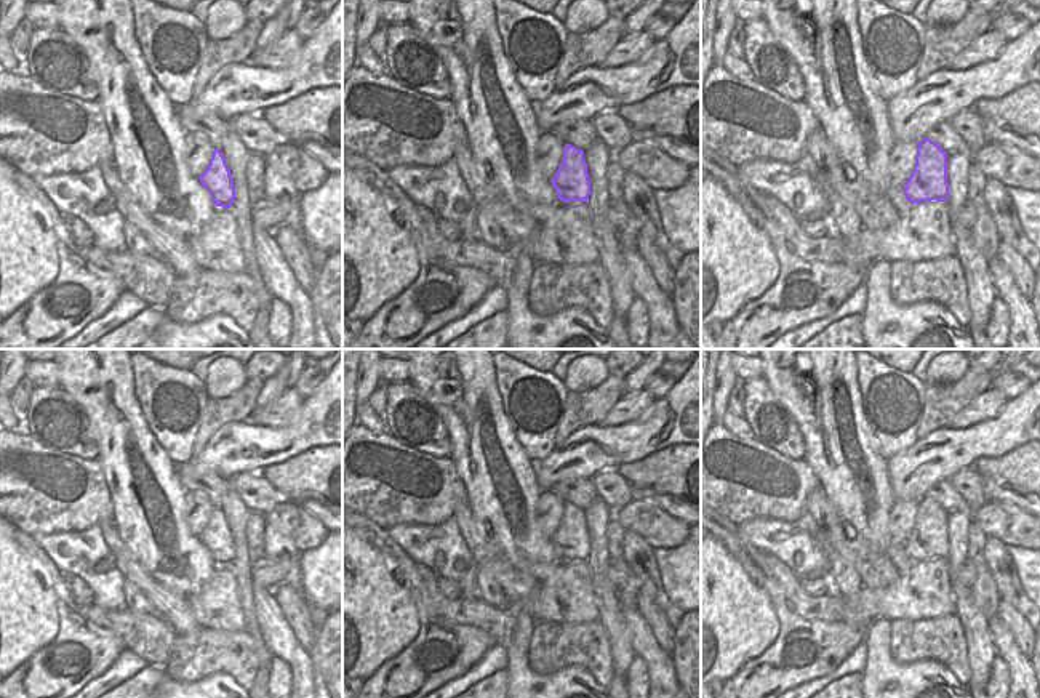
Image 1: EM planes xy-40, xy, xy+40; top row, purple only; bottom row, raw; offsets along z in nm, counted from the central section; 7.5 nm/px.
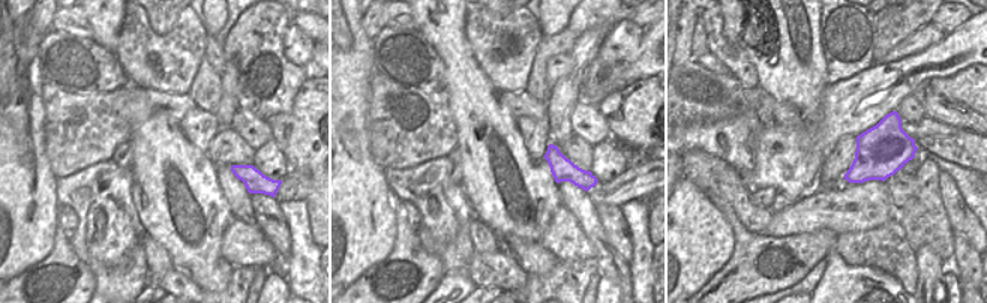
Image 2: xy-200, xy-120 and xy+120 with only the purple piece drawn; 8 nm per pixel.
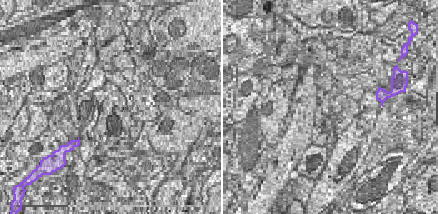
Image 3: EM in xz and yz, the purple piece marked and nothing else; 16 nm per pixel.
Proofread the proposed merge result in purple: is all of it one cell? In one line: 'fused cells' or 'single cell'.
single cell

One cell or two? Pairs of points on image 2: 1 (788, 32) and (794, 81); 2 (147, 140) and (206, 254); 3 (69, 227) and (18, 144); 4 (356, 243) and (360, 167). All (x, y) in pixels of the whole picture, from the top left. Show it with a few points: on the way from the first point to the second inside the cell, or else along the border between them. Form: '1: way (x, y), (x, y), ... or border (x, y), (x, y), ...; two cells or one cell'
1: way (789, 44), (792, 69); one cell
2: way (162, 171), (164, 197), (176, 234); one cell
3: border (60, 204), (56, 215); two cells
4: way (356, 224), (356, 186); one cell

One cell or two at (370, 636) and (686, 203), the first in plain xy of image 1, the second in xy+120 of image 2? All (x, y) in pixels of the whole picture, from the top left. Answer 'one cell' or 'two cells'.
one cell

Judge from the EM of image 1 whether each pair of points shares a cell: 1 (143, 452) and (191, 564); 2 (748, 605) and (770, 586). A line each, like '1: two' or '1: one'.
1: one
2: two

